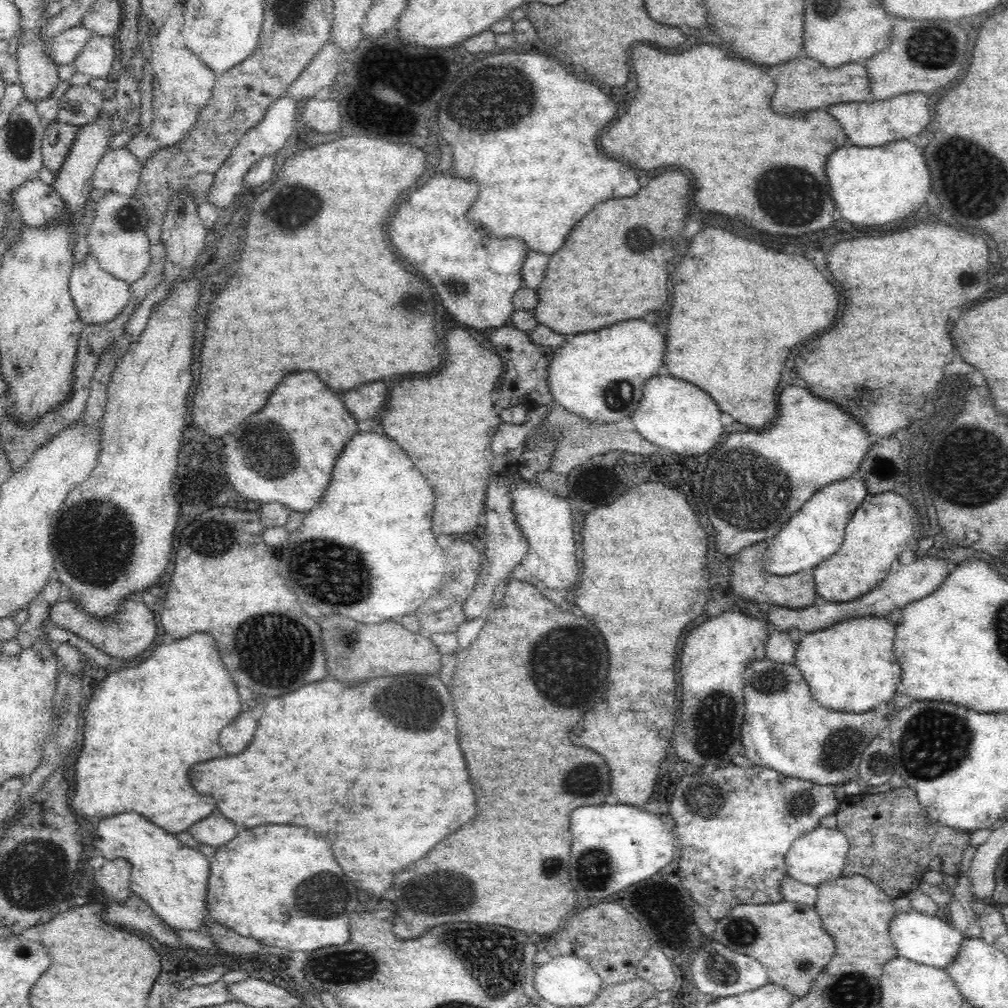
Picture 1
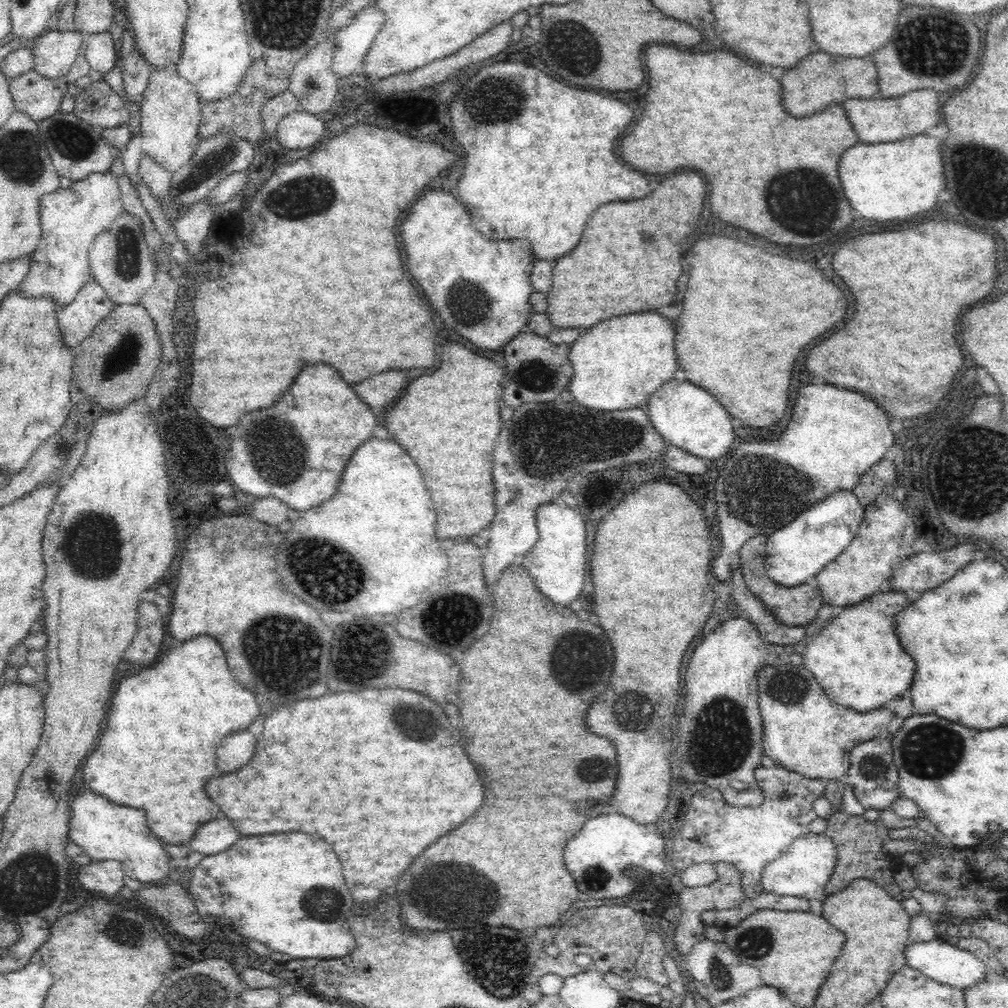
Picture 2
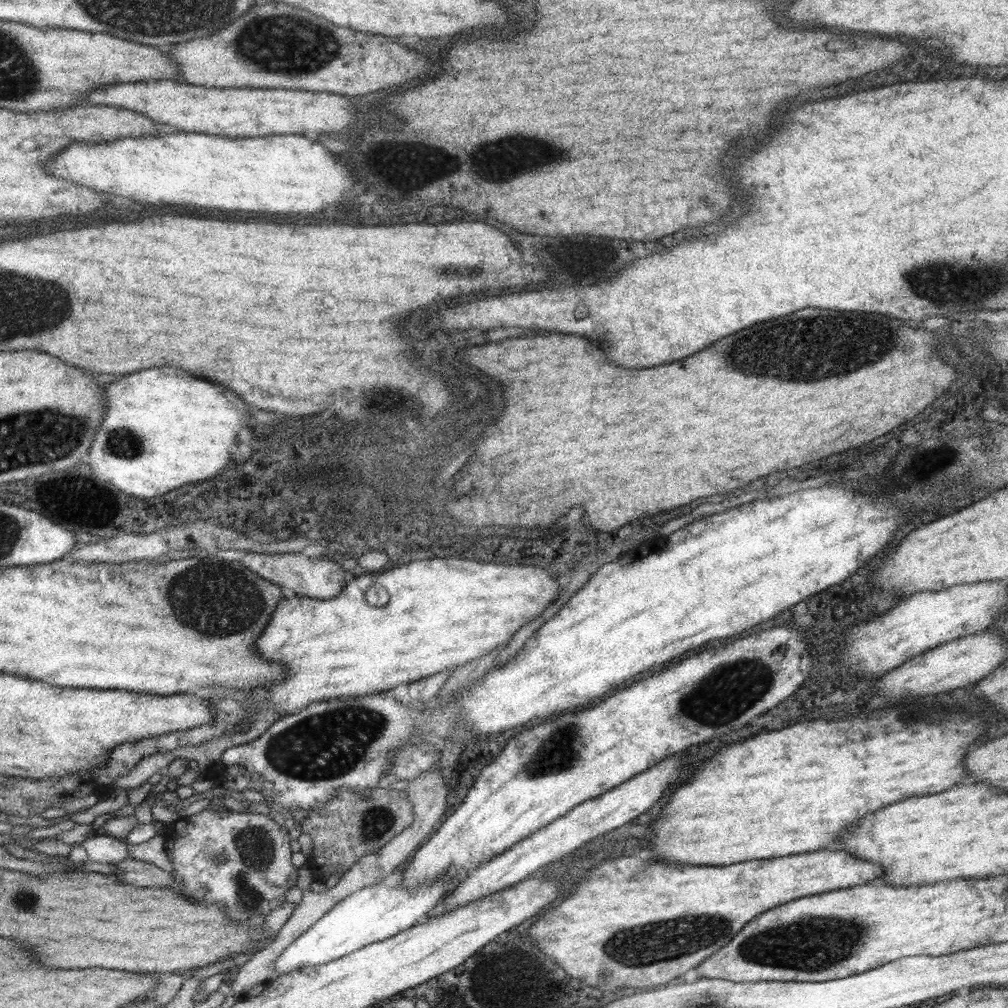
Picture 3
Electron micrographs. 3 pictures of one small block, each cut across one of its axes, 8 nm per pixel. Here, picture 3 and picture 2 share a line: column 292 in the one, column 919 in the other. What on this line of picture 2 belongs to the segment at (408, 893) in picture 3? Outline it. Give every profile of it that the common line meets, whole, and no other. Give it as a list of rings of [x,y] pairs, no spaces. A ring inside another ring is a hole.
[[[947,937],[928,940],[928,942],[914,942],[907,944],[902,950],[908,966],[919,970],[928,978],[953,986],[958,990],[964,990],[968,986],[972,986],[974,982],[980,982],[986,976],[987,966],[974,956],[969,950],[958,948],[958,946],[950,943]]]

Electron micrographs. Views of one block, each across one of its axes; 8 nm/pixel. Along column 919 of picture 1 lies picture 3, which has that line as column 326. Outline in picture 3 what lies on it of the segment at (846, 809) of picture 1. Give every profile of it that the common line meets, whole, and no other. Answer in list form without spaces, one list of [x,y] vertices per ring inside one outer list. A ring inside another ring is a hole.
[[[376,786],[354,791],[335,789],[335,795],[329,797],[320,808],[306,812],[303,822],[299,825],[299,829],[309,834],[313,843],[311,855],[307,857],[307,865],[322,880],[330,878],[334,872],[344,873],[358,858],[379,850],[383,844],[405,830],[413,822],[413,818],[413,808],[404,791]]]

